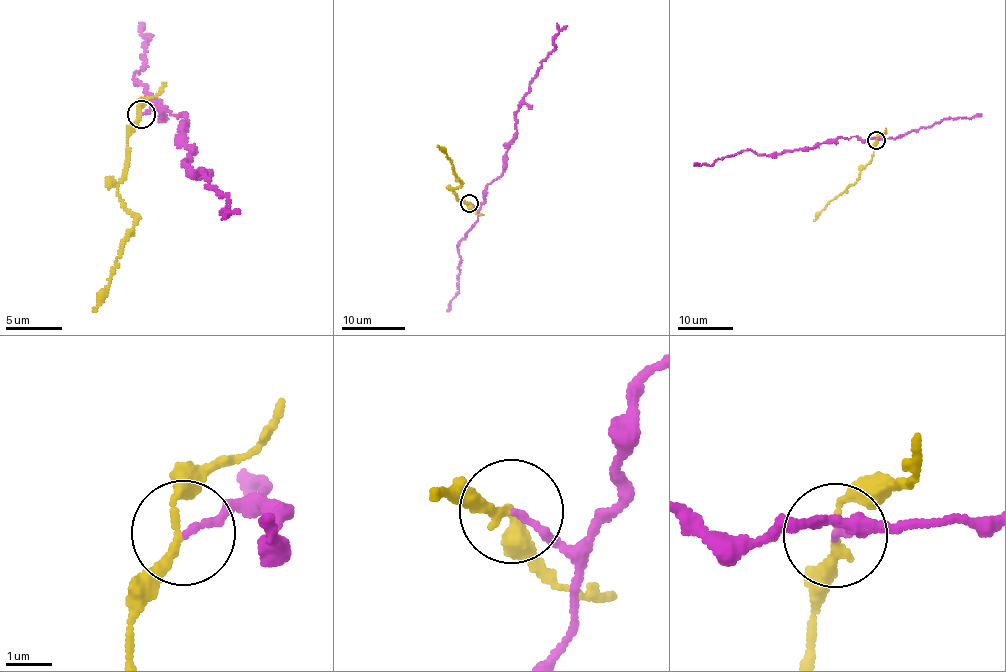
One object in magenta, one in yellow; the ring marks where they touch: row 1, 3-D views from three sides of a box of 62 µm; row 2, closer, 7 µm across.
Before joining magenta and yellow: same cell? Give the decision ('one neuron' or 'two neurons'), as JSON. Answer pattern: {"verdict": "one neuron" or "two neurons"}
{"verdict": "two neurons"}

